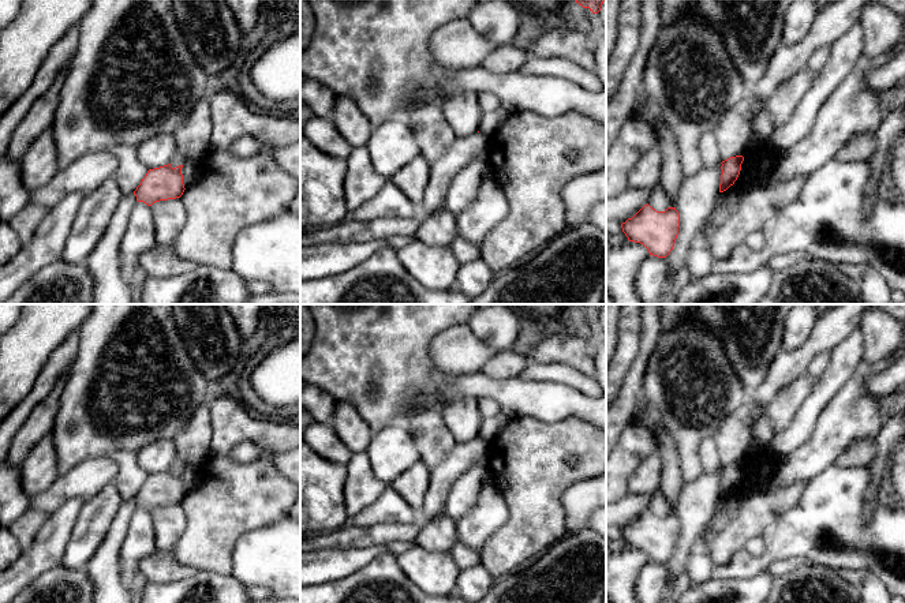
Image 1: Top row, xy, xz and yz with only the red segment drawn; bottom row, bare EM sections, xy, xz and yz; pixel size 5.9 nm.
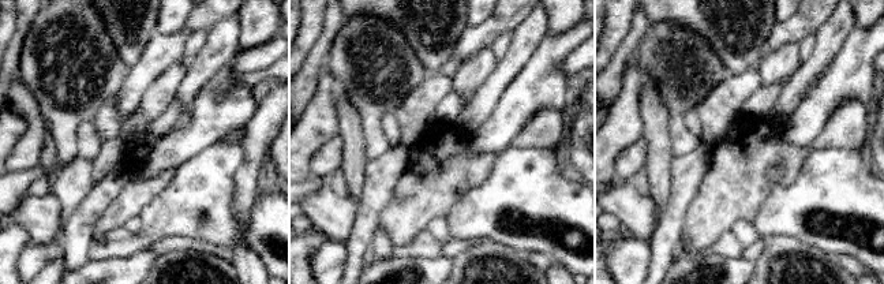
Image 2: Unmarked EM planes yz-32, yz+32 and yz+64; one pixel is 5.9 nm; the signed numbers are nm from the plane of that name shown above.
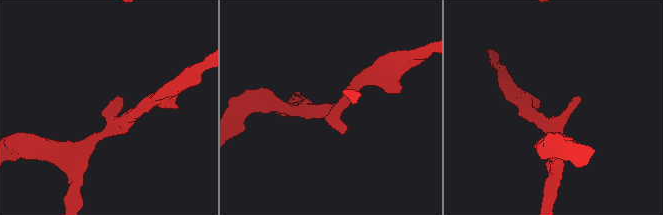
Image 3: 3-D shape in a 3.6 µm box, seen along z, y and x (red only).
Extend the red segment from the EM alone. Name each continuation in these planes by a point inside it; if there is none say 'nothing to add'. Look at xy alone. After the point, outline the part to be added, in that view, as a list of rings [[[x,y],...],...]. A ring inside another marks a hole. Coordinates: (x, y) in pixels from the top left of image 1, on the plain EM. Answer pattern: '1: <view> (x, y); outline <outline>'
nothing to add

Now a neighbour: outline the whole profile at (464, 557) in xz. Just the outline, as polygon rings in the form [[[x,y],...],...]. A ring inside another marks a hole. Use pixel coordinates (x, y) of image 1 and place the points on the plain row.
[[[460,540],[455,543],[453,548],[450,550],[450,555],[453,557],[460,570],[464,570],[480,563],[480,551],[464,546]]]

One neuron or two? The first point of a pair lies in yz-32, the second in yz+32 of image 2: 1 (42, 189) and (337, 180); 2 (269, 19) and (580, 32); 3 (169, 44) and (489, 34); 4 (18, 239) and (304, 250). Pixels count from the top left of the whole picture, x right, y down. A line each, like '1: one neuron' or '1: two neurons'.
1: one neuron
2: two neurons
3: one neuron
4: one neuron

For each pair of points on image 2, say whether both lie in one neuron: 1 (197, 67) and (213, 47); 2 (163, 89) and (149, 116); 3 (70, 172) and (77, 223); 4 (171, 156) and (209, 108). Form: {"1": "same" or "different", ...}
{"1": "same", "2": "same", "3": "different", "4": "same"}

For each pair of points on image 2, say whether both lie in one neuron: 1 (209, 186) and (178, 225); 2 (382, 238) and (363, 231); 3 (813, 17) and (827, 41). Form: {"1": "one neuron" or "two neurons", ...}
{"1": "one neuron", "2": "two neurons", "3": "two neurons"}

